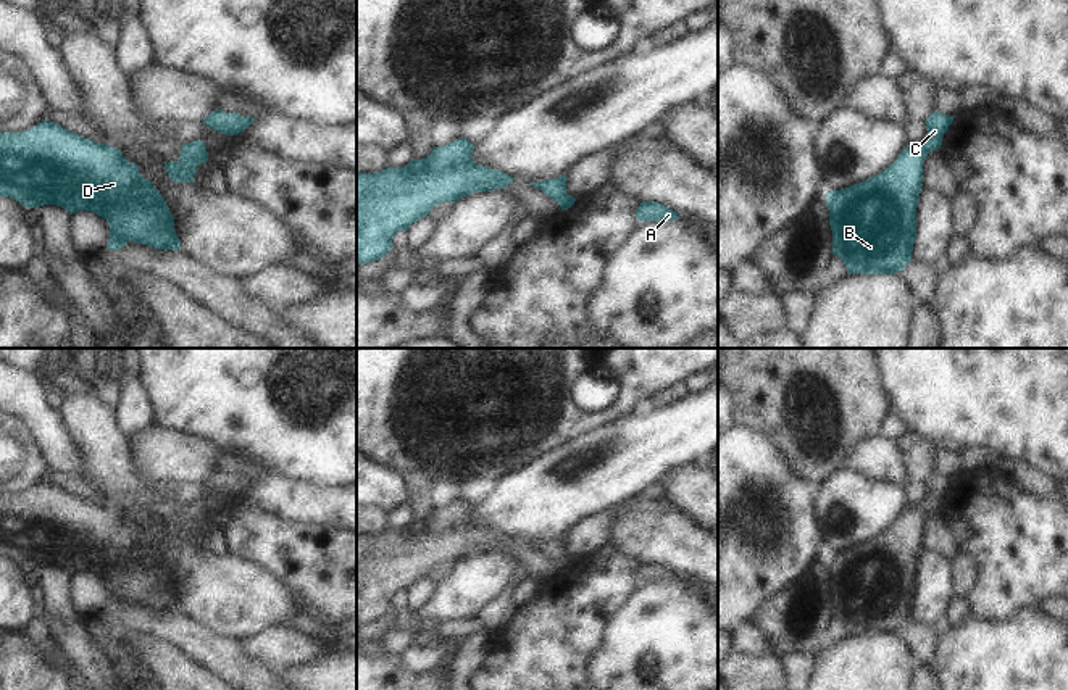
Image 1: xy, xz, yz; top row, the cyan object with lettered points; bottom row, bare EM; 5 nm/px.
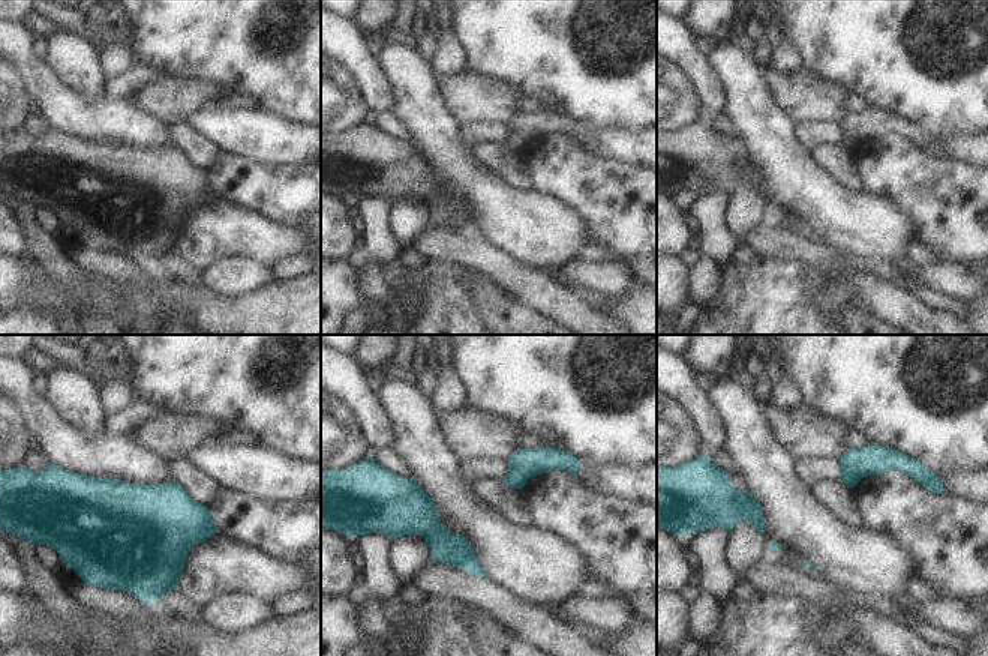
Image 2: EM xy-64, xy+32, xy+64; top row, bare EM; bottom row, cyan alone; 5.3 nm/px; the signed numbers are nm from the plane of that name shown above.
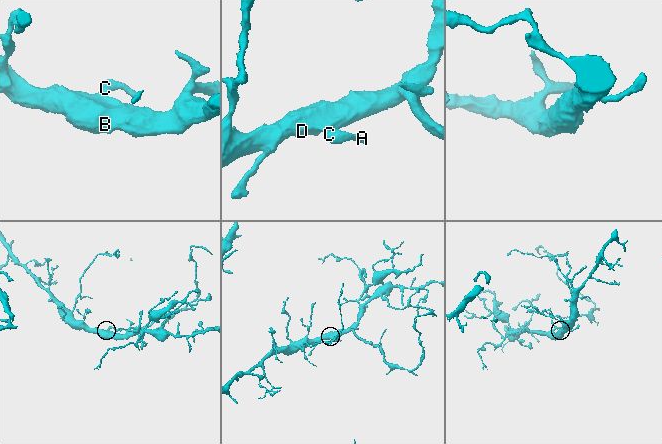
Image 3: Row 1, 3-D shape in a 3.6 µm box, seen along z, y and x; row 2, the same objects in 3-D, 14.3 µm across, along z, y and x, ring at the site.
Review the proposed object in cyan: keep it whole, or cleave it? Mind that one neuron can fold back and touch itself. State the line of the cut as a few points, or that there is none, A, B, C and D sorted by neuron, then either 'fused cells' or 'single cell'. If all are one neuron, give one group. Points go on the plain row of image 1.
no cut; A B C D; single cell

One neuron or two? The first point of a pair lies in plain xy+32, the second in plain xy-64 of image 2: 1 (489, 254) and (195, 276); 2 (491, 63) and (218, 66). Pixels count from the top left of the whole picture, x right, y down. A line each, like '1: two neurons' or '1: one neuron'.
1: one neuron
2: one neuron

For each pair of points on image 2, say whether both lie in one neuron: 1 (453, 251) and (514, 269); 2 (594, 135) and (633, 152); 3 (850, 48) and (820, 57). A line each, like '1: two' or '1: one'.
1: one
2: one
3: one

